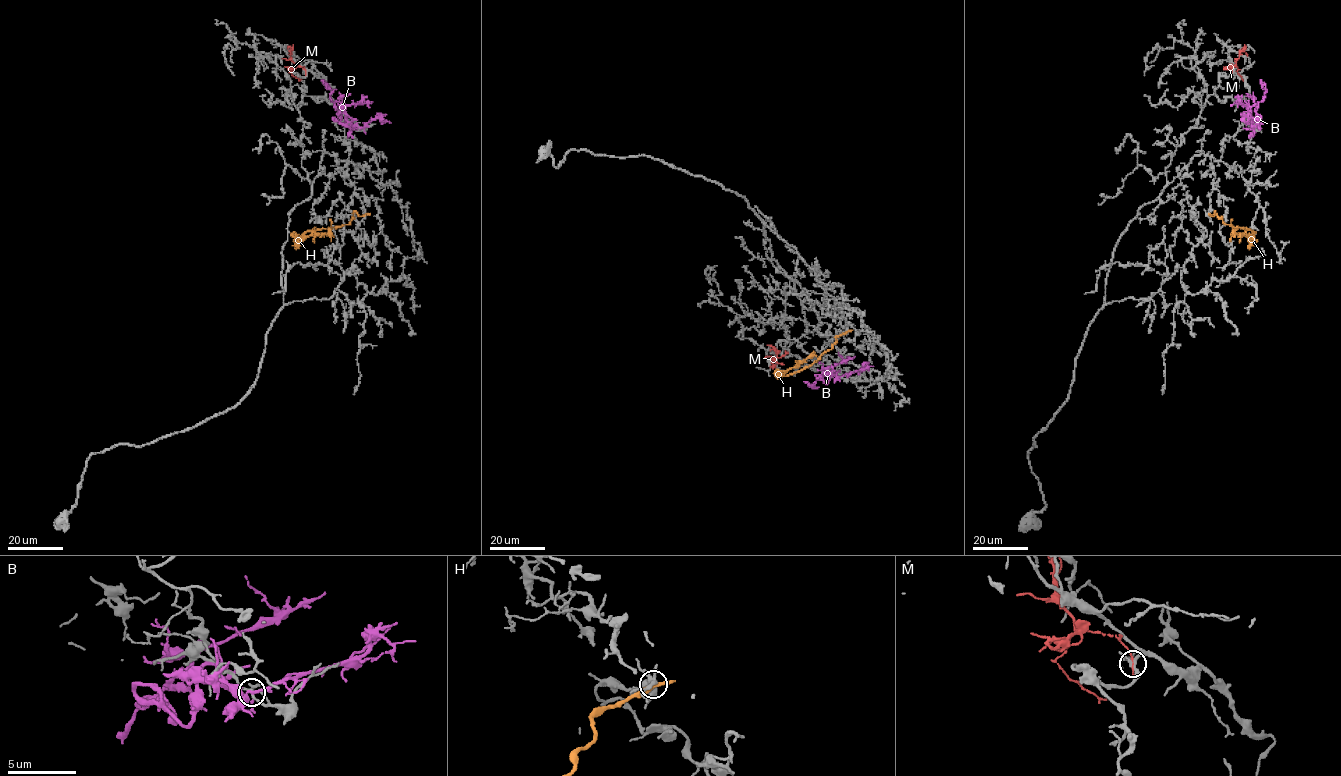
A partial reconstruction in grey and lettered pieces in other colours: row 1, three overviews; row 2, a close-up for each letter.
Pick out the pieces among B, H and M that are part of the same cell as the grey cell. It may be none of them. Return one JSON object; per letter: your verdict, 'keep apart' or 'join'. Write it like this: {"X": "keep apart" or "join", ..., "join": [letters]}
{"B": "keep apart", "H": "keep apart", "M": "keep apart", "join": []}

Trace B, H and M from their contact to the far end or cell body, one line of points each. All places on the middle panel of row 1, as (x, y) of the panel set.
B: (839, 376), (829, 371), (826, 383), (818, 377), (813, 387), (804, 381)
H: (848, 331), (836, 336), (831, 347), (815, 361), (782, 375), (812, 352)
M: (788, 353), (774, 358), (769, 366)

